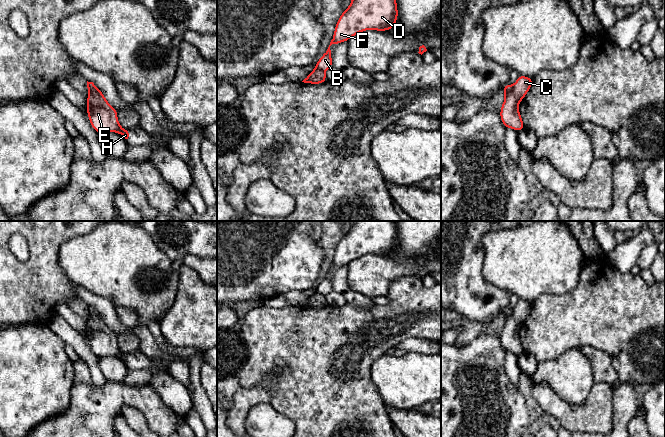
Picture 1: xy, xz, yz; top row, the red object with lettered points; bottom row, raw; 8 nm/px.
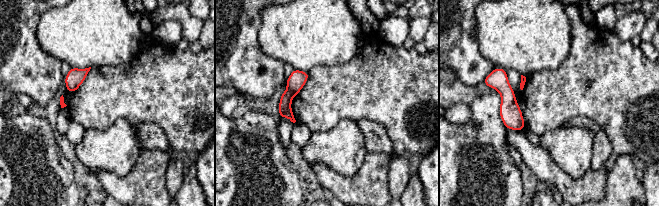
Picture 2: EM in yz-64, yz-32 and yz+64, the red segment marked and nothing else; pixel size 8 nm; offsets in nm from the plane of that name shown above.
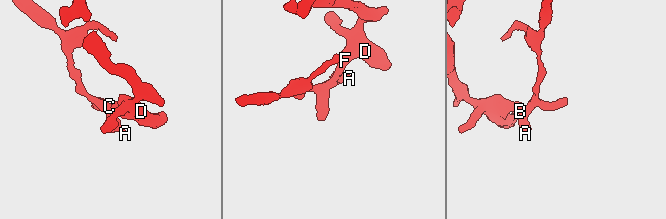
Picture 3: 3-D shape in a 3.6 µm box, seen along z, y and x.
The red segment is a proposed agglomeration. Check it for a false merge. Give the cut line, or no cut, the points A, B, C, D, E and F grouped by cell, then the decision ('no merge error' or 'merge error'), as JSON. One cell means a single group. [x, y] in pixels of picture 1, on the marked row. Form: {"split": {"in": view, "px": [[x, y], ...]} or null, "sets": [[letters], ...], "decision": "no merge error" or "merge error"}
{"split": {"in": "yz", "px": [[512, 86], [513, 93], [519, 101]]}, "sets": [["A", "B", "D", "E", "F"], ["C"]], "decision": "merge error"}

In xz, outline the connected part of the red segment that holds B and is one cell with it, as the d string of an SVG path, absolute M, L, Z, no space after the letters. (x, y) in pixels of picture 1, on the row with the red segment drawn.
M352 0L338 19L330 45L316 63L315 69L325 72L333 67L330 50L332 44L348 41L365 30L391 30L397 17L396 0Z

